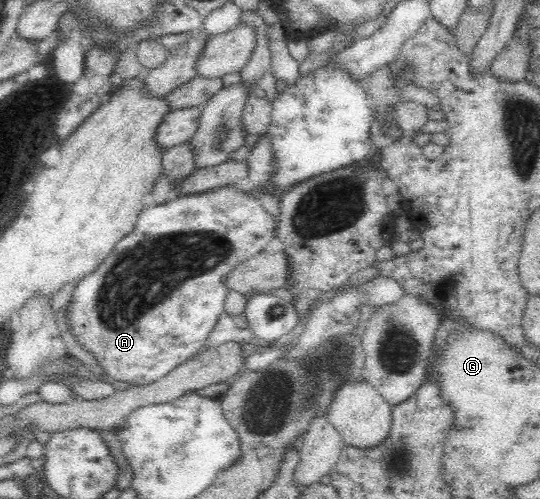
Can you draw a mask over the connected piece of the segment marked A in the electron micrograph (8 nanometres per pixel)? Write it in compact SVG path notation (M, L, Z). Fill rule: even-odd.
M244 184L227 185L226 187L190 195L171 196L169 201L163 204L156 204L147 208L143 207L133 230L117 242L111 254L97 266L97 270L85 276L81 282L77 282L77 288L75 288L73 298L71 298L71 304L67 308L67 320L69 320L71 334L76 336L83 350L86 350L93 355L93 358L97 359L97 363L99 363L99 366L107 373L107 377L110 379L128 382L130 387L156 382L166 376L168 372L171 372L173 368L179 367L182 363L191 359L204 347L207 337L219 320L219 315L224 311L224 300L228 291L224 283L226 276L239 264L249 260L251 256L266 250L277 228L277 219L273 219L270 216L260 205L259 199L249 193L249 188L244 186Z

